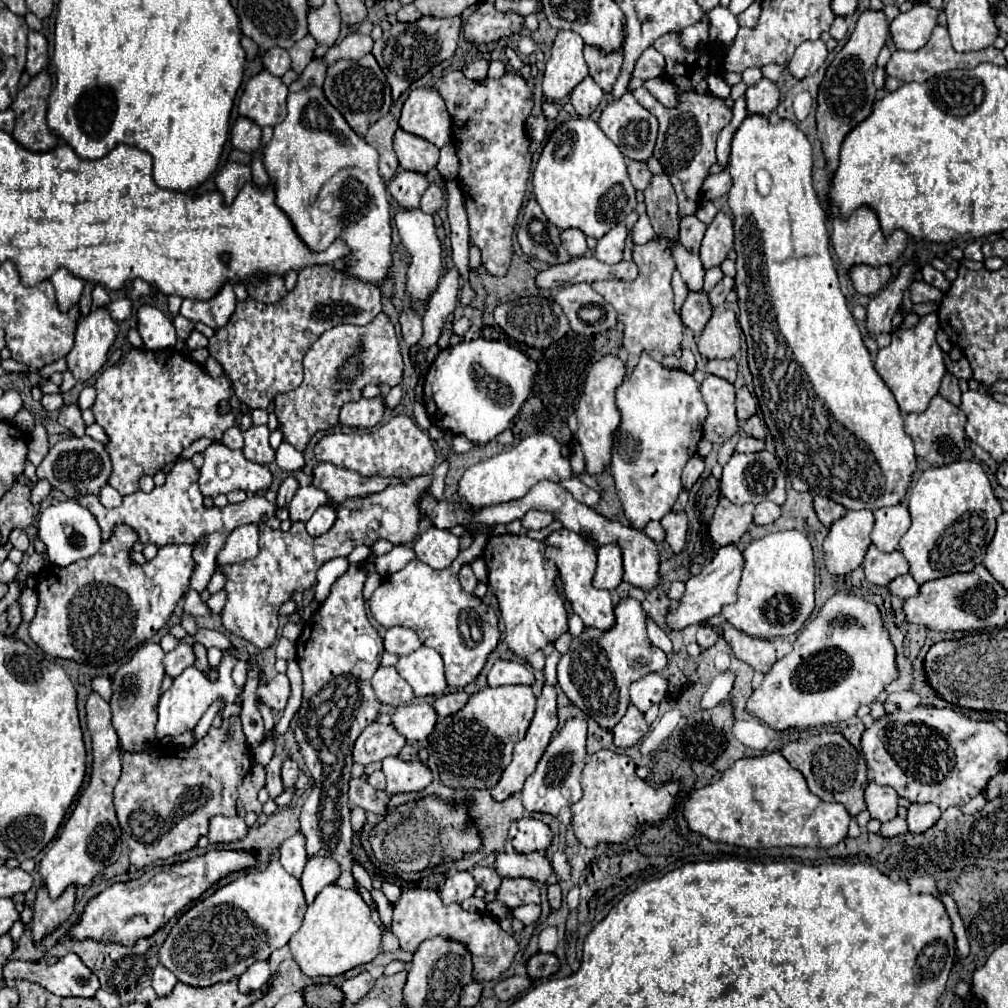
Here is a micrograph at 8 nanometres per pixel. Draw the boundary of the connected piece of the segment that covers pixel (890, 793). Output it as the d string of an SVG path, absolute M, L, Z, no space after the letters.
M870 781L866 787L866 807L872 819L890 821L896 817L898 811L898 793L892 787L882 787Z

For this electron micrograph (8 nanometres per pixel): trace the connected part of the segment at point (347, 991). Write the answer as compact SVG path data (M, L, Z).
M368 971L344 981L342 985L342 991L346 995L346 999L350 999L350 1003L358 1003L370 989L374 987L374 979L370 977Z

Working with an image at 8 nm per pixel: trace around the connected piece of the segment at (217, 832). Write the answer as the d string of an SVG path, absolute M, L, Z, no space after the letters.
M216 815L210 821L210 833L208 839L212 845L216 843L234 843L244 839L248 833L248 825L244 823L244 819L240 815L234 817L224 817L224 815Z

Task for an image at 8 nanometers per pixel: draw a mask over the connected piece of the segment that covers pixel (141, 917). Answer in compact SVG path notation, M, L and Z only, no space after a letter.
M212 849L206 855L188 859L184 863L150 869L140 879L132 879L126 883L114 883L112 887L108 887L106 891L90 899L84 907L84 913L80 915L80 921L70 927L68 935L74 941L94 939L100 943L134 945L138 939L154 935L188 903L192 903L206 889L210 889L218 879L226 877L232 871L254 867L254 865L256 865L256 859L252 857L252 853Z

